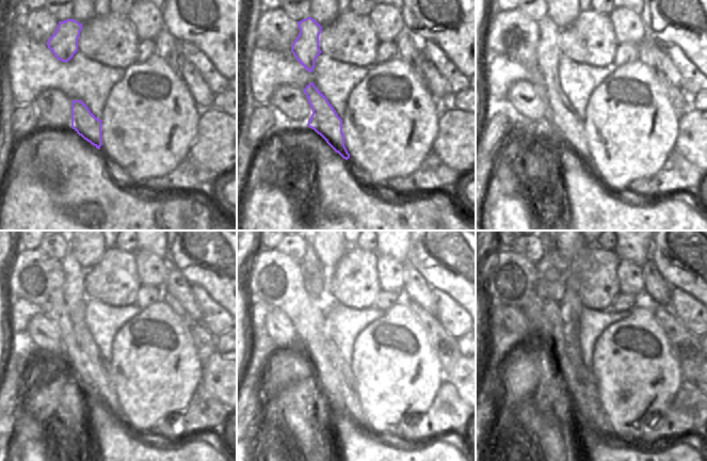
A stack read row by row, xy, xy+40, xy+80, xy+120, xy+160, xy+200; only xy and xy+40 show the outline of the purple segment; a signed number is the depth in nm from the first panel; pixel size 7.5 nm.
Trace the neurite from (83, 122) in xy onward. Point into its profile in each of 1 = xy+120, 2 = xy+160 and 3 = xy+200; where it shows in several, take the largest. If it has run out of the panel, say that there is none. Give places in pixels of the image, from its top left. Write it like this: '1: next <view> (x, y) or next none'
1: next xy+120 (74, 292)
2: next xy+160 (354, 412)
3: next xy+200 (601, 427)

